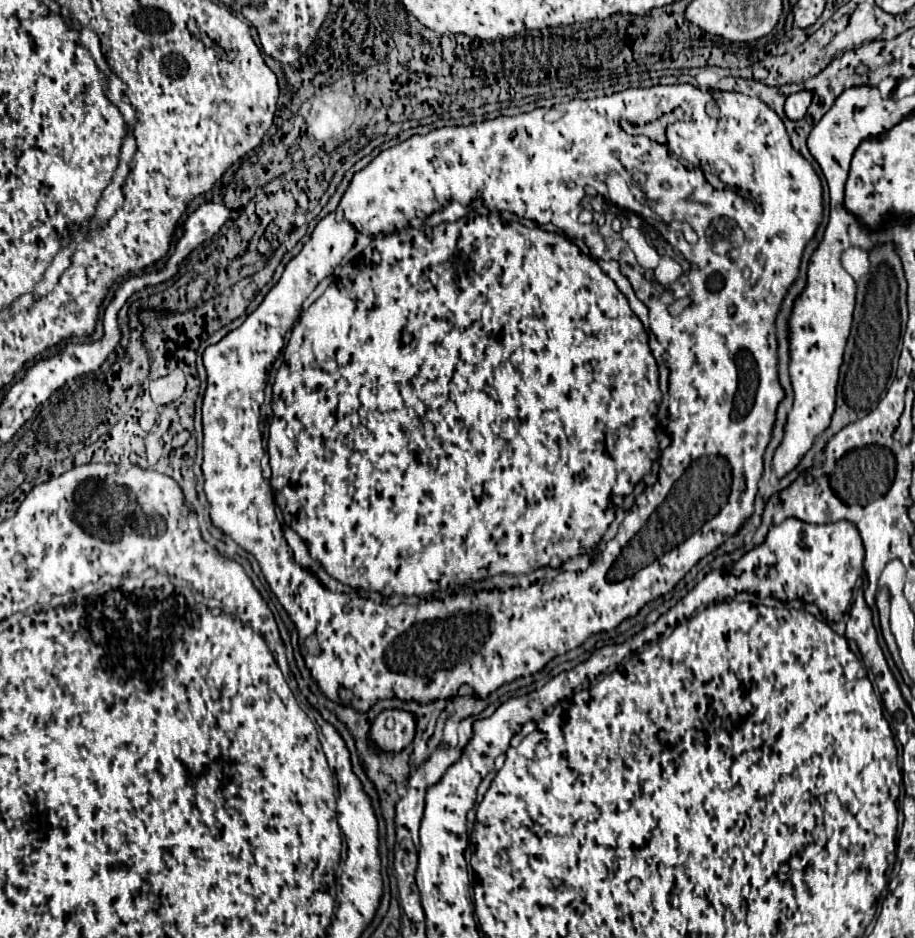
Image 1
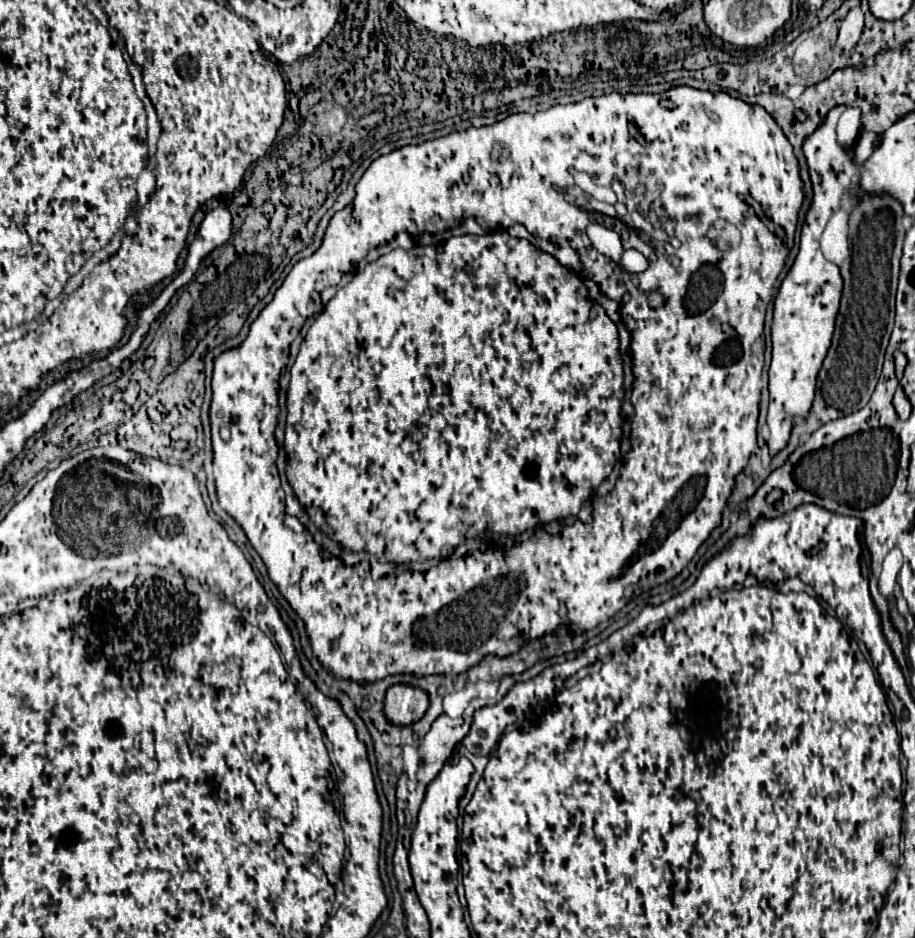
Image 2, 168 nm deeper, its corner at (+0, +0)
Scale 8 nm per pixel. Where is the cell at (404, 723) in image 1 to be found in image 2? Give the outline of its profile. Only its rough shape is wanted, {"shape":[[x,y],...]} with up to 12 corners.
{"shape":[[391,686],[385,718],[393,726],[411,726],[427,712],[423,690]]}

